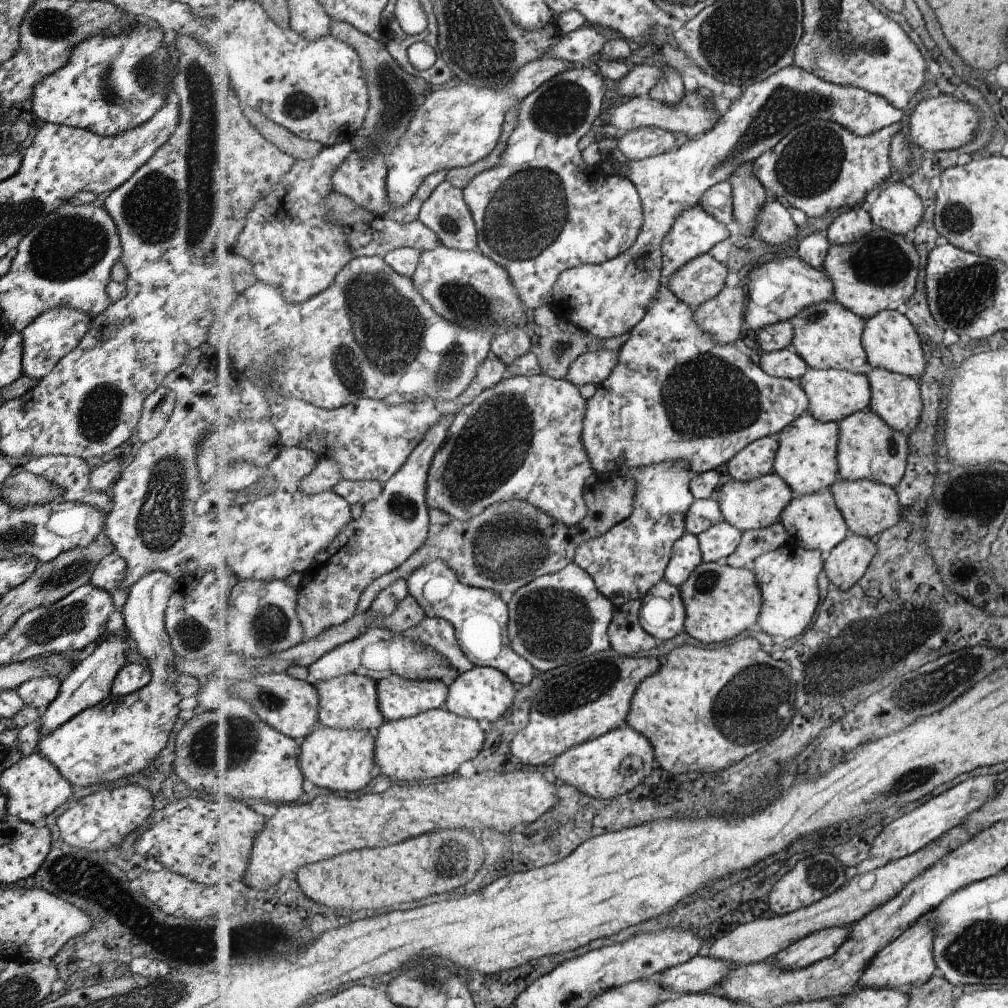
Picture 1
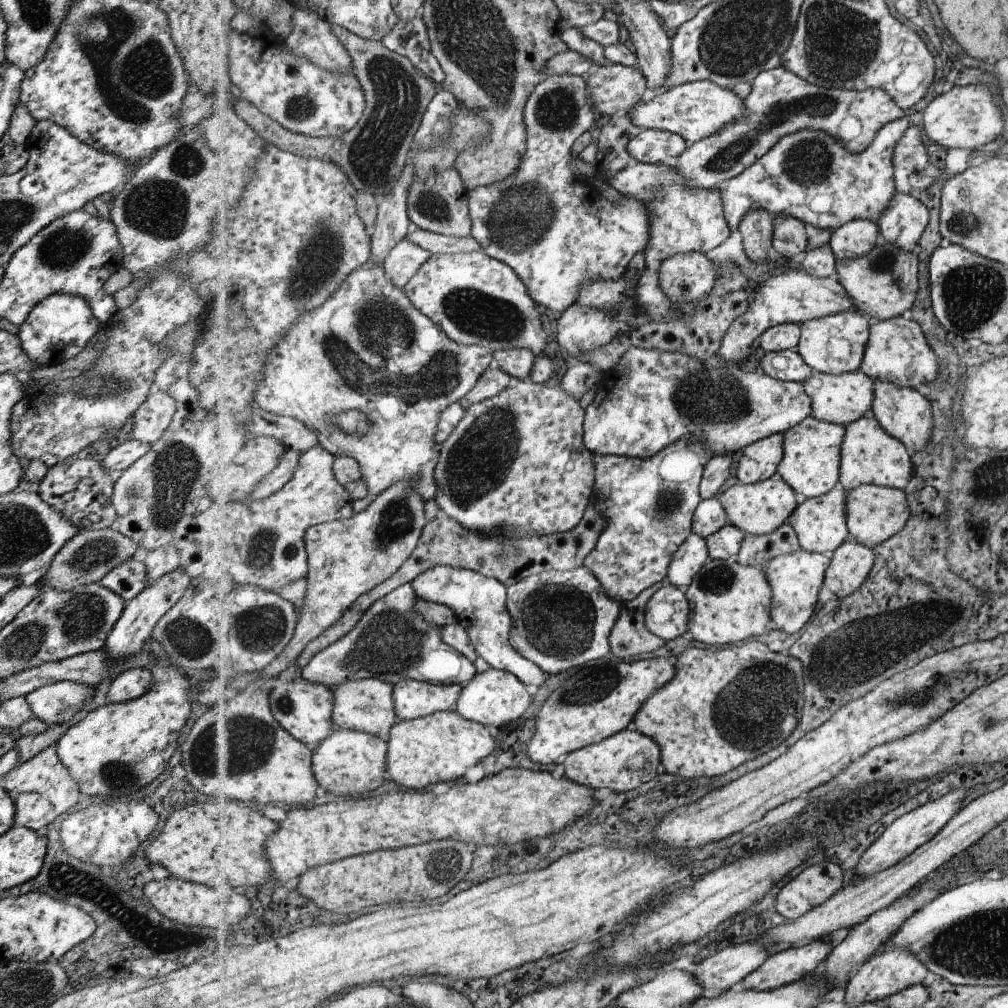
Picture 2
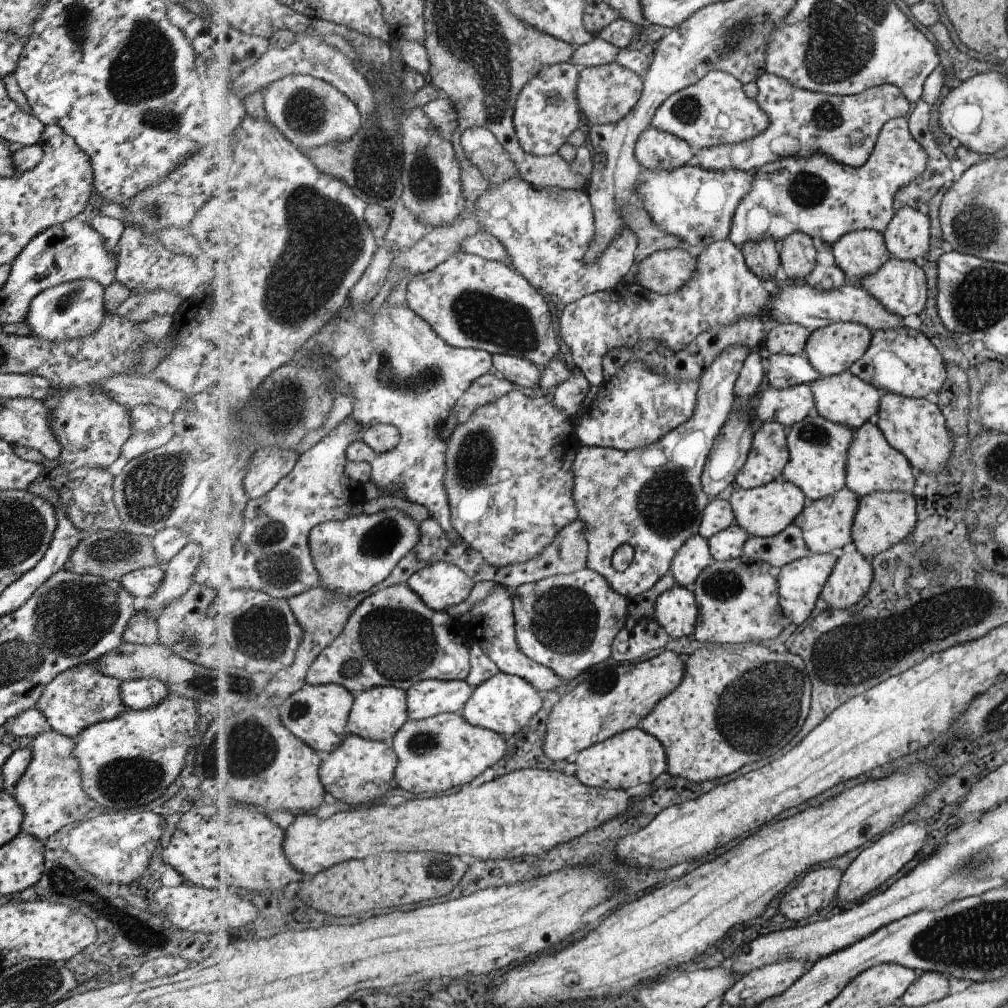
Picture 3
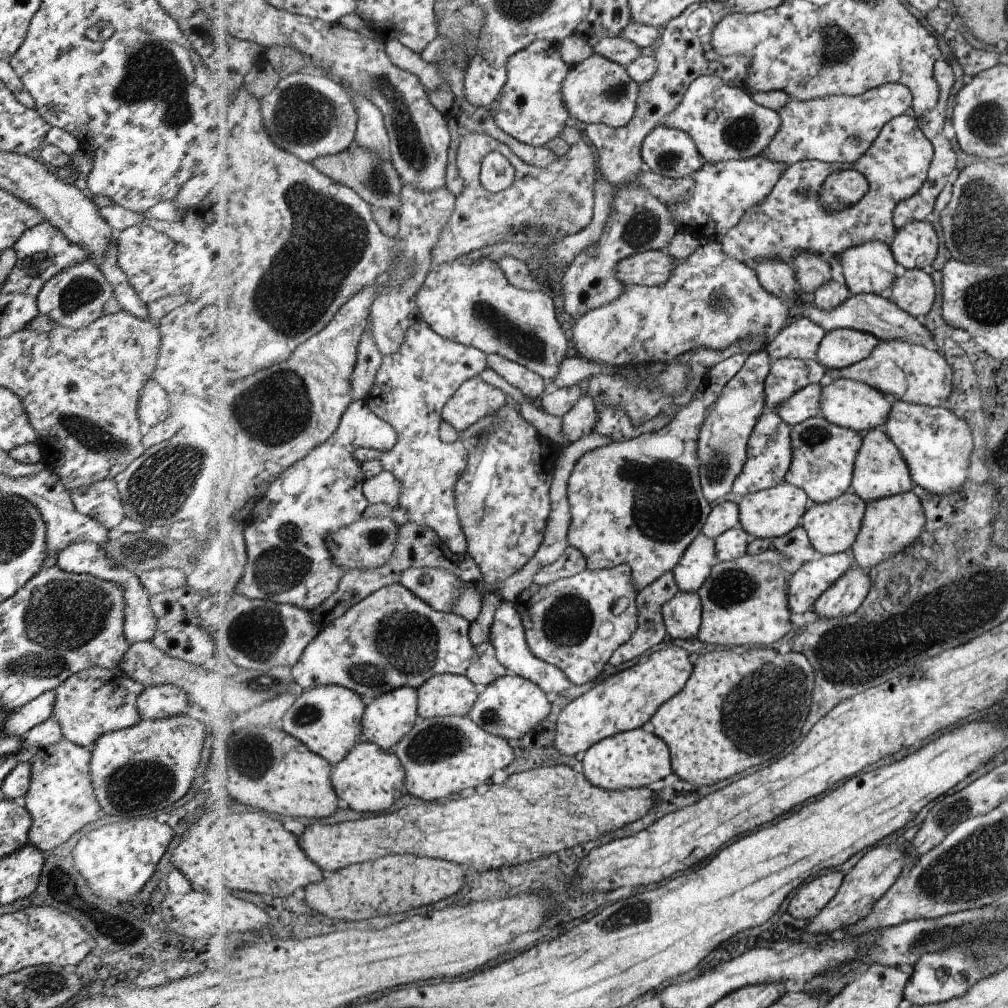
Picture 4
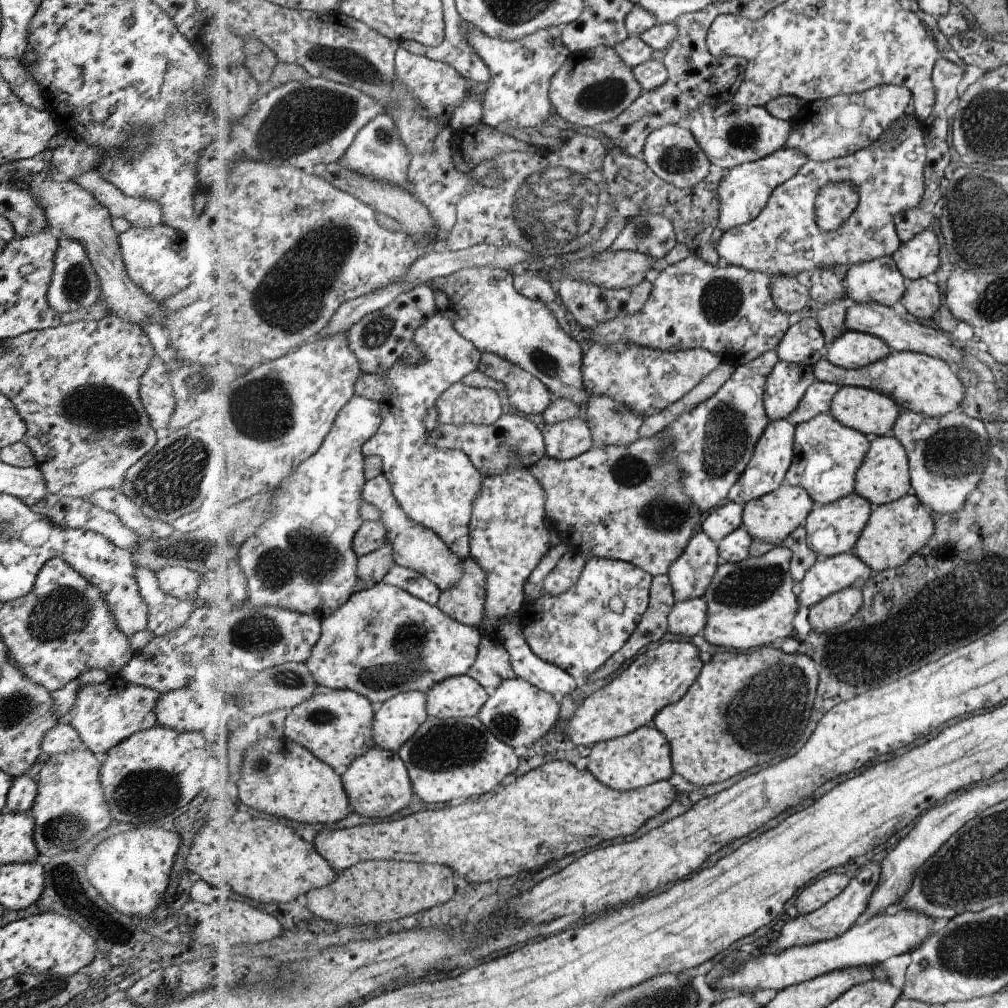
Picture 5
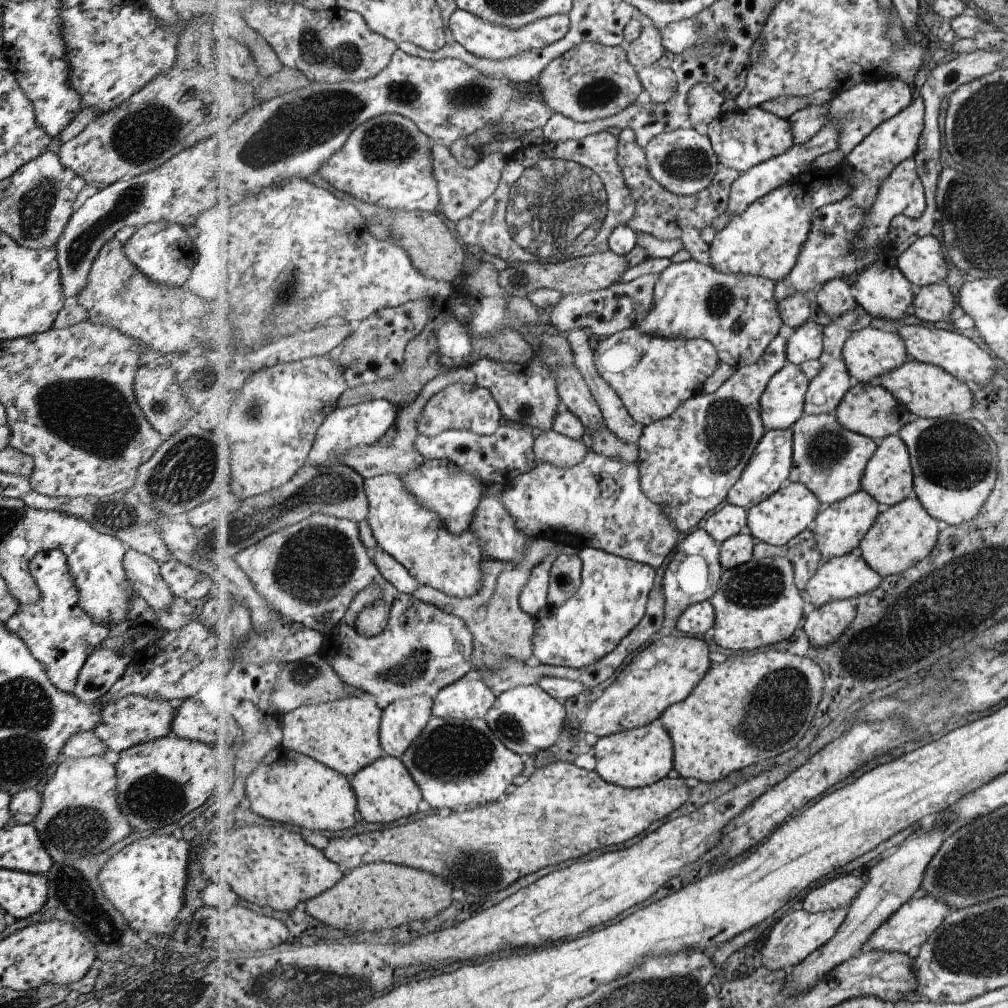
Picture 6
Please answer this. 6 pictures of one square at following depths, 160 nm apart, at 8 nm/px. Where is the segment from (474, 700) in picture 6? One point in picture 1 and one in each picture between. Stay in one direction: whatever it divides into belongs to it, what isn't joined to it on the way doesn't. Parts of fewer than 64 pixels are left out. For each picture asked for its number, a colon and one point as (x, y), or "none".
1: (400, 697)
2: (414, 699)
3: (431, 697)
4: (445, 695)
5: (458, 697)

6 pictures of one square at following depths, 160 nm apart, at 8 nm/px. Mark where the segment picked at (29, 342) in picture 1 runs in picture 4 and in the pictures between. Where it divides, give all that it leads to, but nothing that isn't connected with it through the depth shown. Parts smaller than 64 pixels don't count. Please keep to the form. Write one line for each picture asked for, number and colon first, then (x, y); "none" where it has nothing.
2: (56, 328)
3: (71, 310)
4: (73, 297)

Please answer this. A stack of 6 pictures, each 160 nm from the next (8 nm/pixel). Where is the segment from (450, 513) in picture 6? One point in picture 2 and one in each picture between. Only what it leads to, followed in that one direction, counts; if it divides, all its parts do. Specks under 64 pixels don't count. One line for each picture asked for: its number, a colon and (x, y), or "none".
2: (369, 348)
3: (401, 371)
4: (412, 388)
5: (438, 488)

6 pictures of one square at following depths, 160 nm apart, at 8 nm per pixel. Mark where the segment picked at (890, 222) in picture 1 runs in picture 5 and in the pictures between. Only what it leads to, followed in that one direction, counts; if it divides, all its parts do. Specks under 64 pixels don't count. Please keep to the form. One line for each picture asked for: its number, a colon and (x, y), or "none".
2: (905, 220)
3: (908, 237)
4: (915, 246)
5: (918, 258)

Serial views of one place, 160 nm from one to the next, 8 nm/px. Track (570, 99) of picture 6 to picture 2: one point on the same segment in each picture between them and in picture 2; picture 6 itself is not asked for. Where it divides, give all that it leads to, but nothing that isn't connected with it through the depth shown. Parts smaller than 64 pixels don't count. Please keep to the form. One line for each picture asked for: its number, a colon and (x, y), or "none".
2: (614, 89)
3: (607, 93)
4: (598, 91)
5: (593, 87)

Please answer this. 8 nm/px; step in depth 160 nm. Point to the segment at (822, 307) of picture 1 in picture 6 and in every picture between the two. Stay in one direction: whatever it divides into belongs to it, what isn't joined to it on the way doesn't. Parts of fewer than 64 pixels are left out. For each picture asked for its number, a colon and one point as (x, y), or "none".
2: (836, 344)
3: (833, 349)
4: (841, 348)
5: (855, 349)
6: (870, 353)

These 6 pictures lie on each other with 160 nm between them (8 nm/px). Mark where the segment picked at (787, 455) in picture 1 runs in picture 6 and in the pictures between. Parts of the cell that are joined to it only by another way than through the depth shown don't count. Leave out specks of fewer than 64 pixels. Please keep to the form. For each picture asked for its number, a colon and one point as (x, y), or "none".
2: (812, 461)
3: (819, 448)
4: (824, 454)
5: (828, 456)
6: (831, 460)

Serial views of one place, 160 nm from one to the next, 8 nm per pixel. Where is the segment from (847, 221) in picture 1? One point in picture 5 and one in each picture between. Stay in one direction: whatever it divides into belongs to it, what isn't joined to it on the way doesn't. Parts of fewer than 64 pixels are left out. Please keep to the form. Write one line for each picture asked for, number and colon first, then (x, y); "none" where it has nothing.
2: (857, 238)
3: (860, 254)
4: (870, 268)
5: (880, 280)

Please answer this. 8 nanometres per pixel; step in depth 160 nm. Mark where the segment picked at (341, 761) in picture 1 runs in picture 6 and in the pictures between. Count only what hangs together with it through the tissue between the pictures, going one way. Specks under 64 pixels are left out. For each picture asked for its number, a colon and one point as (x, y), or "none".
2: (348, 763)
3: (360, 770)
4: (371, 779)
5: (379, 785)
6: (387, 791)

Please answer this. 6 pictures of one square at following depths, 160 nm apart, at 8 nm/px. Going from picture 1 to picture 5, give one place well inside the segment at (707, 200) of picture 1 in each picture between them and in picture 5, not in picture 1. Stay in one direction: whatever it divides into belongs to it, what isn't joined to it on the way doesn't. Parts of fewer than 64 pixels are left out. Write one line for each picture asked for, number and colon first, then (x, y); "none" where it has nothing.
2: (810, 176)
3: (818, 196)
4: (792, 220)
5: (785, 239)

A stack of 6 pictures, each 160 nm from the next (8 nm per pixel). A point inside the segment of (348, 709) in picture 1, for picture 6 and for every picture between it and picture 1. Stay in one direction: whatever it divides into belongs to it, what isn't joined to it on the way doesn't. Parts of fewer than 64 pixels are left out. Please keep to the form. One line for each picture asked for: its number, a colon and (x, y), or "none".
2: (368, 705)
3: (379, 713)
4: (388, 718)
5: (396, 721)
6: (403, 721)

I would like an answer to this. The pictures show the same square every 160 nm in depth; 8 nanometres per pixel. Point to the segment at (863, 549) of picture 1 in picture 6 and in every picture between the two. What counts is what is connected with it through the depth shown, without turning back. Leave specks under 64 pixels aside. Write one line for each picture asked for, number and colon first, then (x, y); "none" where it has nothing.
2: (851, 564)
3: (852, 577)
4: (850, 591)
5: (837, 609)
6: (825, 625)

